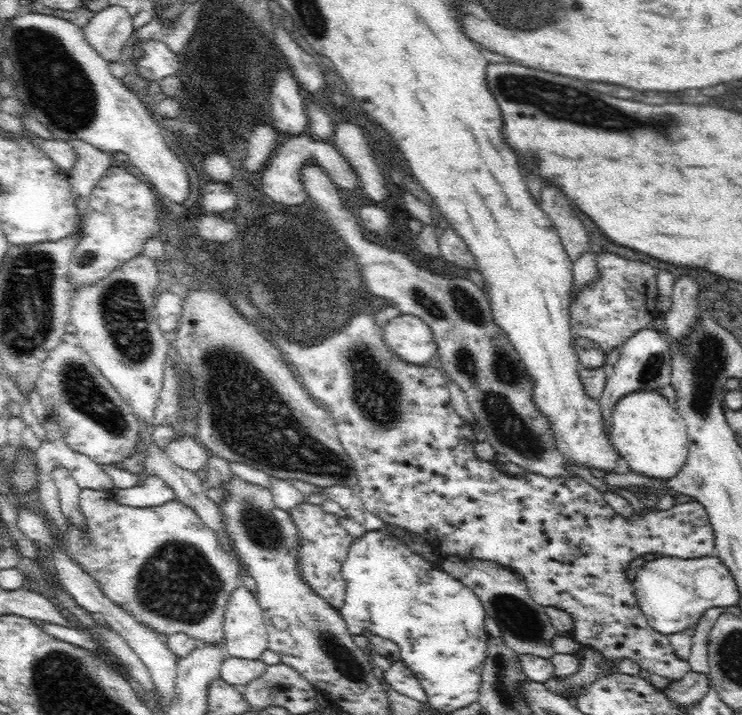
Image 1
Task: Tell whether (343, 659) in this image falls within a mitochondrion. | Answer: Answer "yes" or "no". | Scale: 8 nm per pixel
yes

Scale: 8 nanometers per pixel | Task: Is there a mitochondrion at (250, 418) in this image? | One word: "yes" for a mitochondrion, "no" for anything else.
yes

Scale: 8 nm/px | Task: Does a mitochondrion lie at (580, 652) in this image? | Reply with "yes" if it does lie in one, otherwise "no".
no

